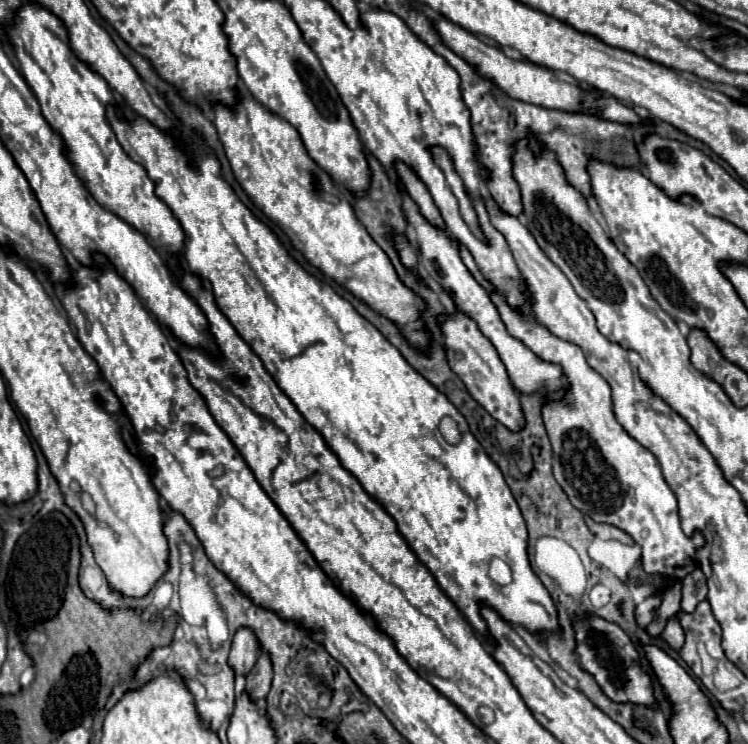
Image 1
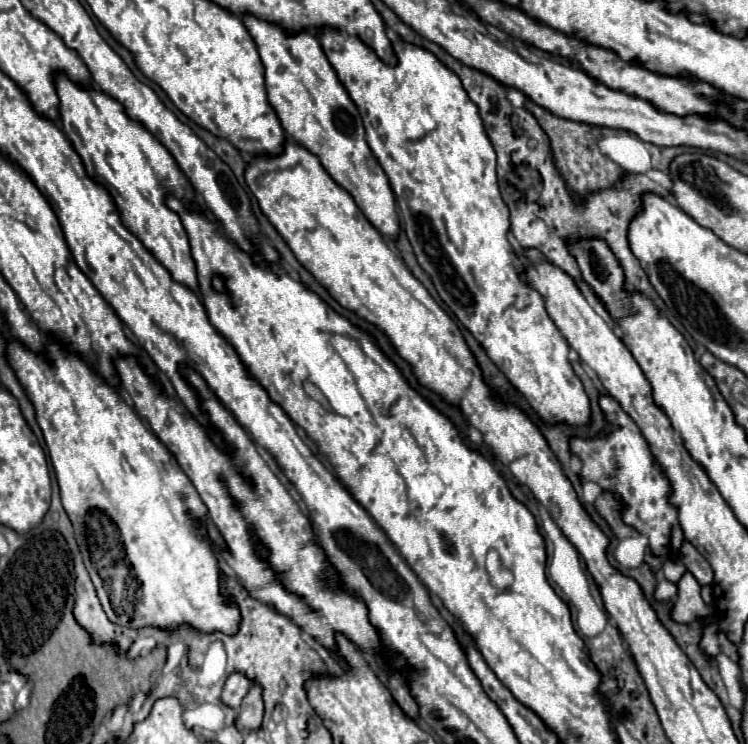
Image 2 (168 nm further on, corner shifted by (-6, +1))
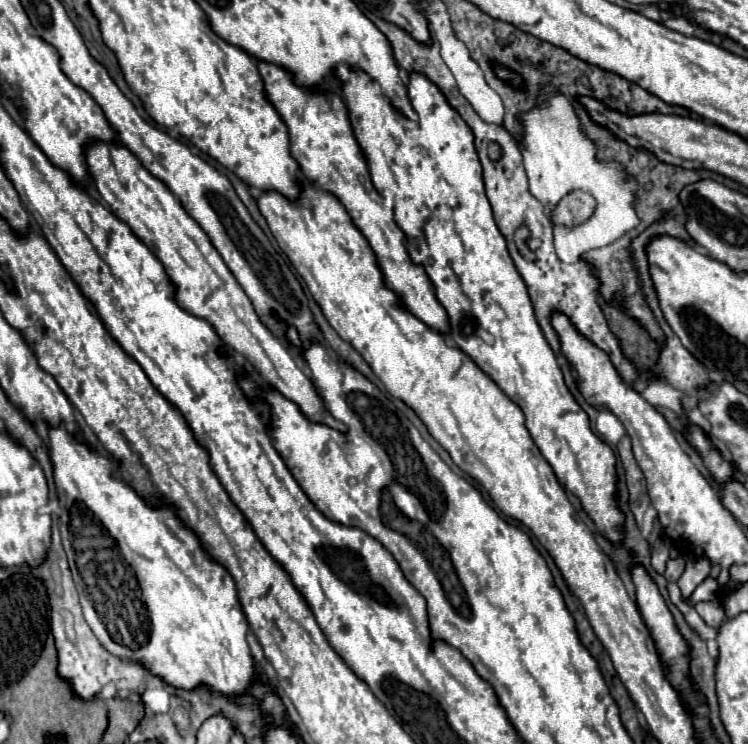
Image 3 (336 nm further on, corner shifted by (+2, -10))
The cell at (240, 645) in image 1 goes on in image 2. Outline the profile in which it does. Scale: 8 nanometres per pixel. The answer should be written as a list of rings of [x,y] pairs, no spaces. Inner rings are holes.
[[[231,674],[231,676],[227,678],[227,682],[225,682],[225,686],[223,686],[221,702],[223,702],[225,706],[237,710],[239,704],[241,704],[241,700],[243,700],[245,694],[249,692],[249,688],[251,688],[251,682],[249,682],[245,676],[241,676],[241,674]]]

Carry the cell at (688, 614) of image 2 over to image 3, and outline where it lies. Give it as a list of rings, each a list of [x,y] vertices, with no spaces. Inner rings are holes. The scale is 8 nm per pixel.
[[[689,559],[689,561],[687,561],[685,571],[683,571],[683,575],[679,577],[679,581],[677,581],[677,585],[679,585],[681,595],[683,595],[685,601],[691,597],[691,593],[695,591],[695,587],[697,587],[701,581],[705,581],[705,577],[709,575],[709,571],[711,571],[711,565],[707,563],[707,559],[699,559],[699,561],[697,561],[697,559]]]

